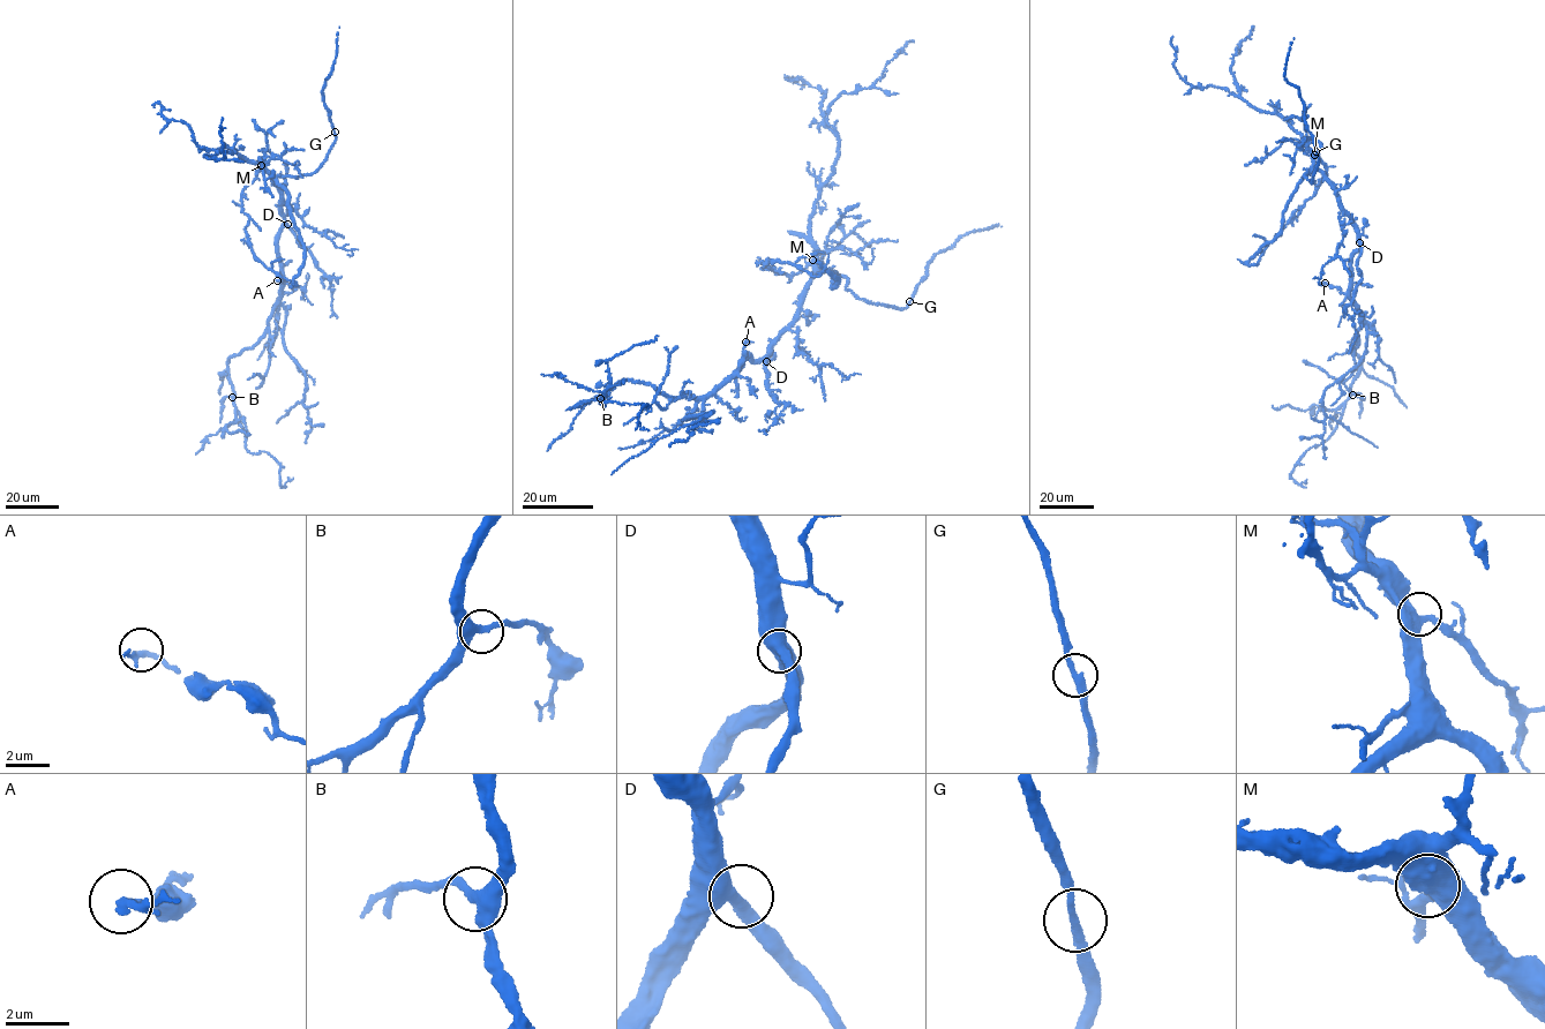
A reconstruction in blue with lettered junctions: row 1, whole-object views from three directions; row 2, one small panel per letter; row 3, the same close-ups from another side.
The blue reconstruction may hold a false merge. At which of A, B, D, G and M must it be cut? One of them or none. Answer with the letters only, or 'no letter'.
no letter

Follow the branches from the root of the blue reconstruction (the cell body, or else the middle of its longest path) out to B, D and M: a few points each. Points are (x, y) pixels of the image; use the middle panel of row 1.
B: (750, 355), (703, 397), (687, 392), (672, 398), (651, 385), (627, 380), (600, 398)
D: (750, 355), (754, 362), (766, 361)
M: (750, 355), (754, 362), (762, 359), (789, 328), (815, 271), (812, 260)

